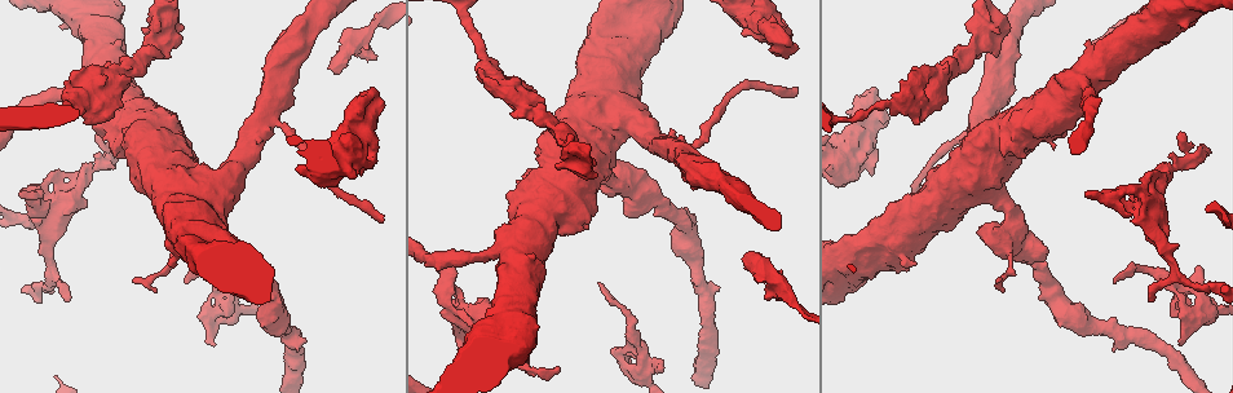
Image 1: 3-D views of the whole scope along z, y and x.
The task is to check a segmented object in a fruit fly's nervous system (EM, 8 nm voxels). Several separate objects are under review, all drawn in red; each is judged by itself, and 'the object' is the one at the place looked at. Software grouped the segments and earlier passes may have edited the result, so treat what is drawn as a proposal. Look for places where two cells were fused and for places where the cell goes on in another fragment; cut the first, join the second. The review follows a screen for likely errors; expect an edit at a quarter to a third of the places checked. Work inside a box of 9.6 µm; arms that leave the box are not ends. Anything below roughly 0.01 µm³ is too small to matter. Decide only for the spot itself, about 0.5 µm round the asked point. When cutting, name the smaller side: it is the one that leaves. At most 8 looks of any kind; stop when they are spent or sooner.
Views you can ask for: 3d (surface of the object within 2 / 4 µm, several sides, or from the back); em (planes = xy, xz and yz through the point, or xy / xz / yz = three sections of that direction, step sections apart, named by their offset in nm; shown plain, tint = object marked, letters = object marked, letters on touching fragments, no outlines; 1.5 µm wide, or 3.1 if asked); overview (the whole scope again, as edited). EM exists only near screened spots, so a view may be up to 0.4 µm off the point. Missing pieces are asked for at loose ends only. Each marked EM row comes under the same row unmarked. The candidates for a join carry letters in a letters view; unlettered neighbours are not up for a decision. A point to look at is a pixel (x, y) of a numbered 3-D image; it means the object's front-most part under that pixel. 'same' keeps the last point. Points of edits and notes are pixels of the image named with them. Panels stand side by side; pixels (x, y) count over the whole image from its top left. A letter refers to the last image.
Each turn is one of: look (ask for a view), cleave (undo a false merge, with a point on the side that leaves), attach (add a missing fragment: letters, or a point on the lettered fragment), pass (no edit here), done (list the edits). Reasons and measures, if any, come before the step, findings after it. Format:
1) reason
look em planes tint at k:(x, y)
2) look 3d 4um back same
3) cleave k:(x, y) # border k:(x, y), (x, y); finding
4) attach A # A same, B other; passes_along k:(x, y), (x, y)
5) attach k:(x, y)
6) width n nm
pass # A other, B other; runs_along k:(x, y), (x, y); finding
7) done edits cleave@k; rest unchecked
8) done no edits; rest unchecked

branch stops here
look em planes letters at 1:(558, 367)

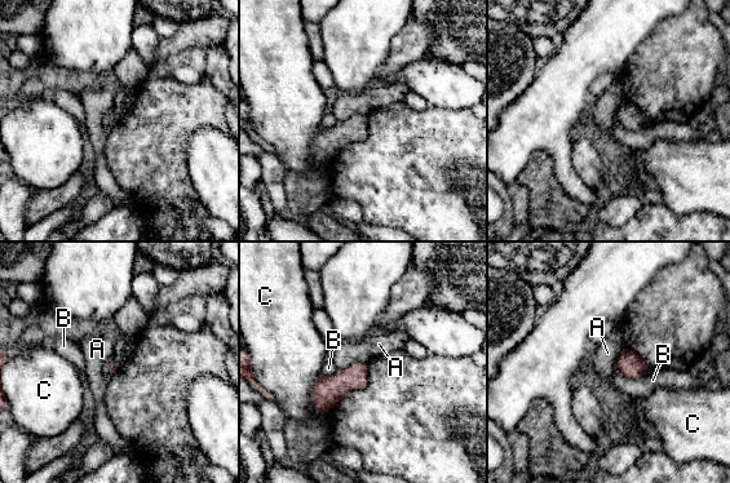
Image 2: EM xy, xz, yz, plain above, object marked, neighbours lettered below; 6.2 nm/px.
pass # A other, B other, C other; border 2:(113, 358), (105, 364), (106, 375); none of them fits

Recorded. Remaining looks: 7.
branch stops here
look 3d 2um at 1:(1178, 344)

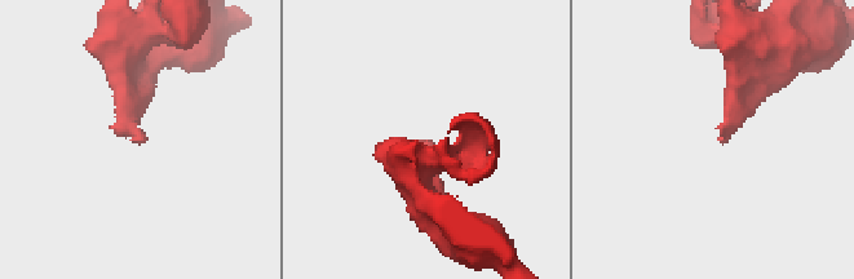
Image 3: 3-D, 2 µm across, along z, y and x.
look em planes letters at 3:(140, 145)

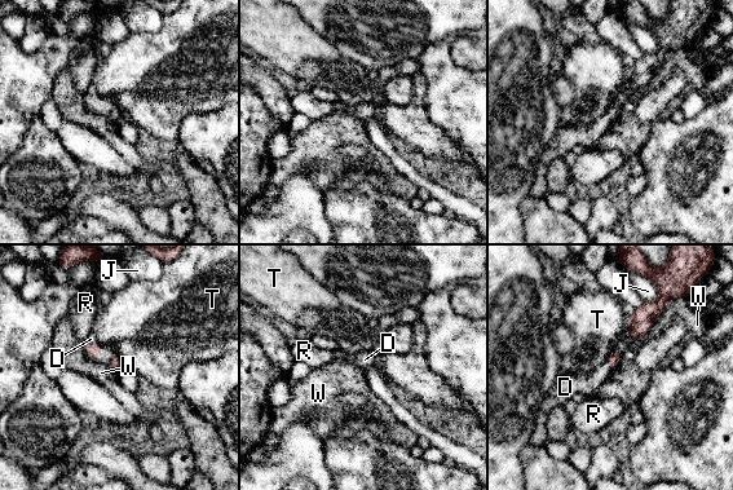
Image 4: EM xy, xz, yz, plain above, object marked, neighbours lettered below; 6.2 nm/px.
attach D # D same, J other, R other, T other, W other; the cell continues

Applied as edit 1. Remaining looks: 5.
look overview

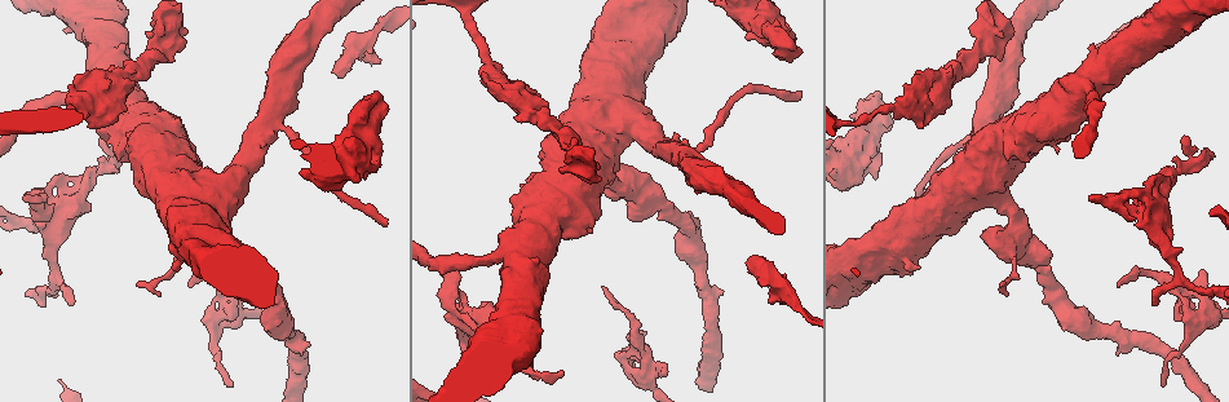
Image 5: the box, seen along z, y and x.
branch stops here
look em xy step 4 letters at 5:(666, 374)

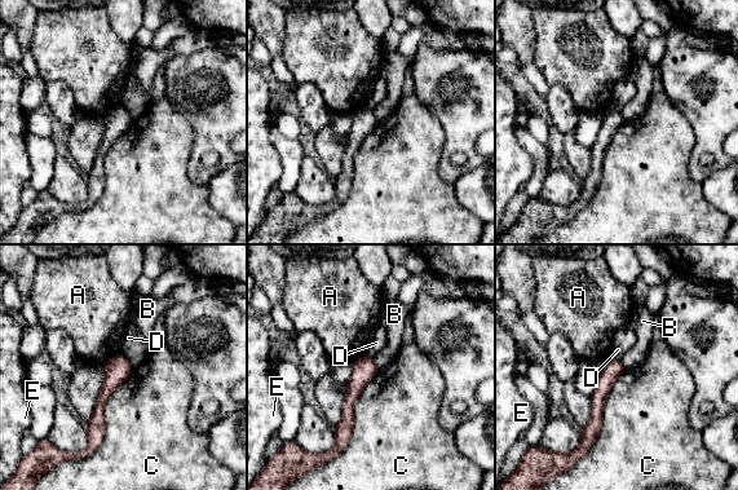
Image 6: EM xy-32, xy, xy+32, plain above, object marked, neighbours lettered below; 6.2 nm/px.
pass # A other, B other, C other, D other, E other; runs_along 6:(119, 357), (98, 407), (97, 441); none of them fits

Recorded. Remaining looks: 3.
done edits attach@4; rest unchecked

